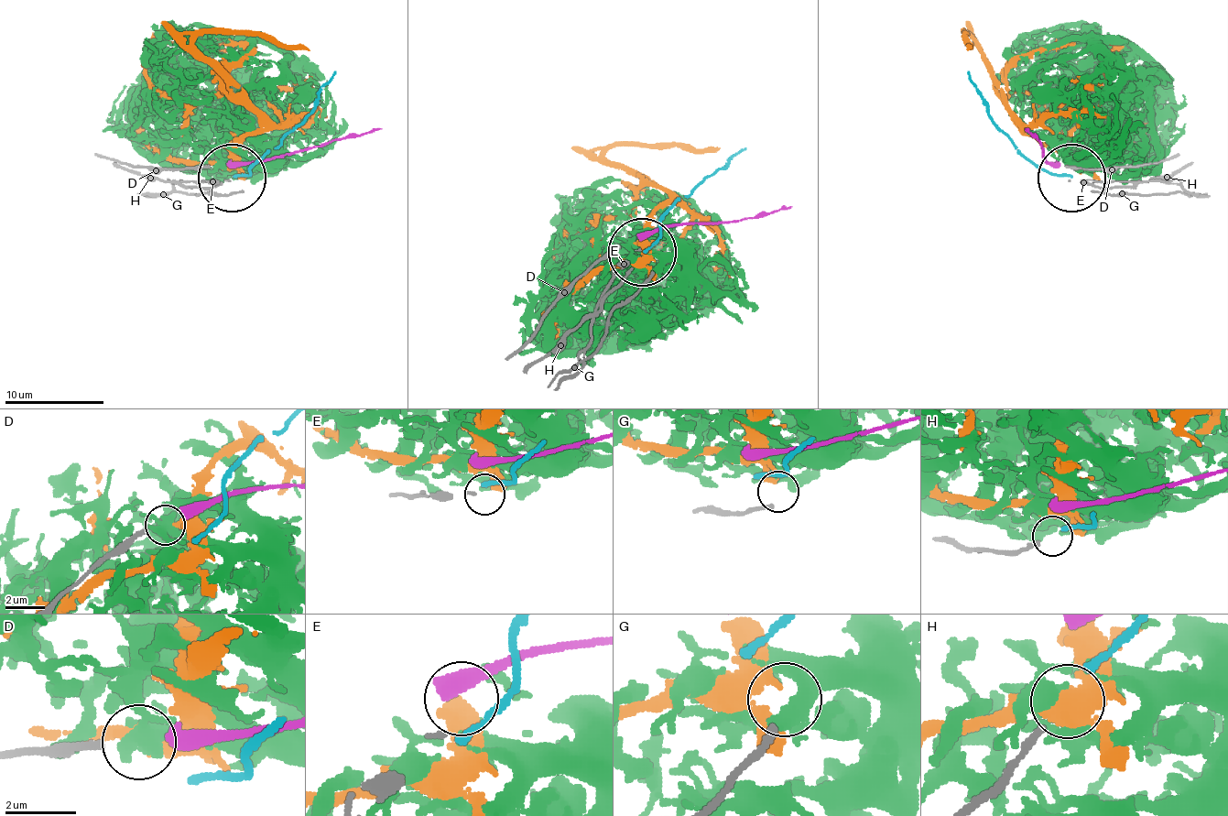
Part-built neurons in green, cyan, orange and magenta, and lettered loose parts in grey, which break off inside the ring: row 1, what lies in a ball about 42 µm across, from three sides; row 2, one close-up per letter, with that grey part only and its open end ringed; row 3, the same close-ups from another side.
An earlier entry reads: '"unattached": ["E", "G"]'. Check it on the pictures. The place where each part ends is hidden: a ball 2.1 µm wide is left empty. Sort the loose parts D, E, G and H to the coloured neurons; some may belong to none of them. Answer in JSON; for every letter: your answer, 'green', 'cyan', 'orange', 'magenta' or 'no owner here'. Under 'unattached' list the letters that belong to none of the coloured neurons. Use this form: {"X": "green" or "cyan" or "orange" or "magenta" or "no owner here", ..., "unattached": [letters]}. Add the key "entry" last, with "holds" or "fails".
{"D": "magenta", "E": "no owner here", "G": "no owner here", "H": "cyan", "unattached": ["E", "G"], "entry": "holds"}

